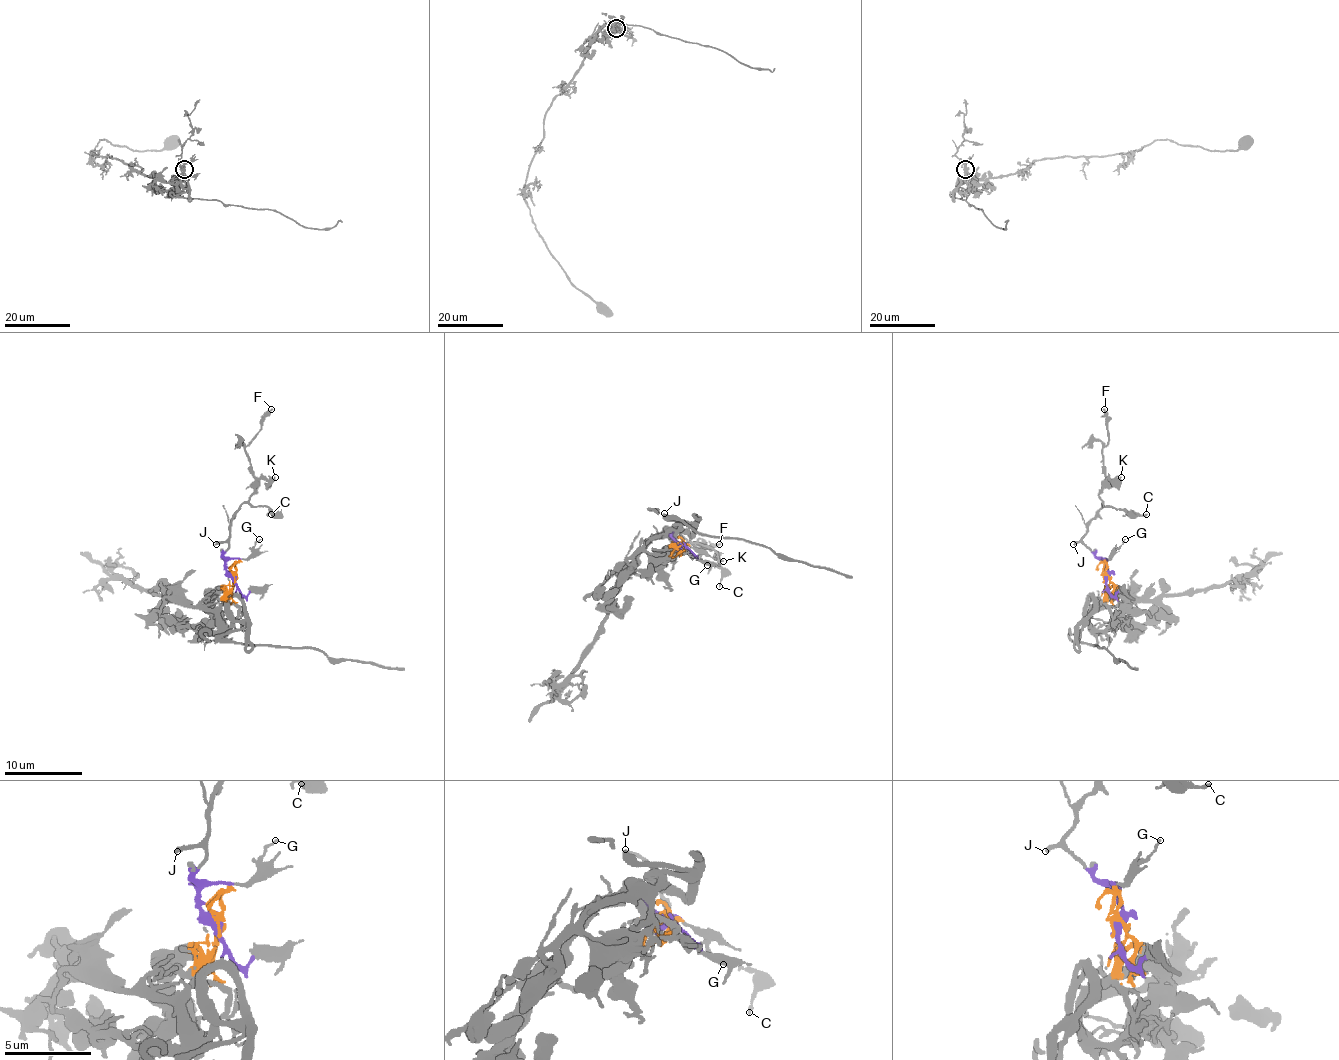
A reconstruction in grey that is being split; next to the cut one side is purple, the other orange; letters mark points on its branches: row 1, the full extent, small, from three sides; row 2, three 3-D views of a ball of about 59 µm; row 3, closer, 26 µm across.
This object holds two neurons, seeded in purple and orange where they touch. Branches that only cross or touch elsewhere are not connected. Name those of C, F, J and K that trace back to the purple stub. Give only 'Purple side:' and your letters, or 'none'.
Purple side: C, F, J, K

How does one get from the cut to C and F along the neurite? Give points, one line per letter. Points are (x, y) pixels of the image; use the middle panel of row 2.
C: (683, 546), (675, 546), (677, 522), (679, 532), (690, 542), (714, 552), (722, 571), (720, 587)
F: (683, 546), (675, 546), (677, 522), (688, 542), (700, 538), (702, 544), (692, 542), (698, 548), (720, 544)

